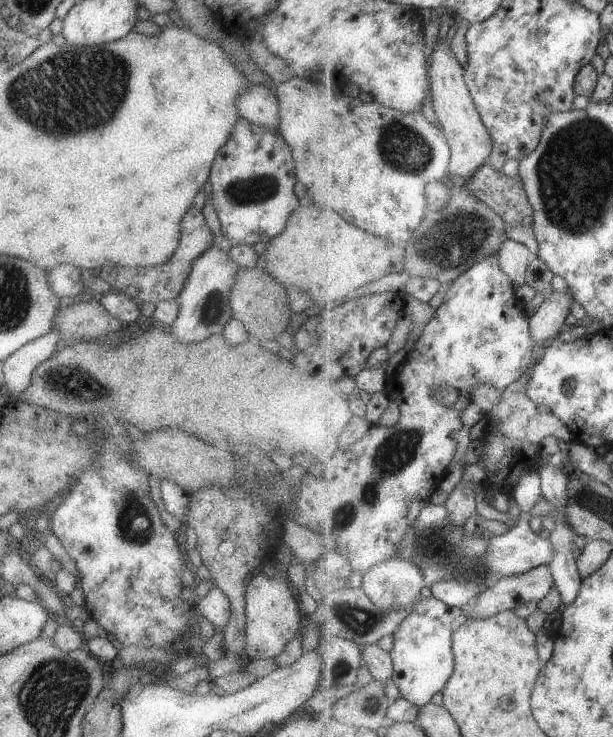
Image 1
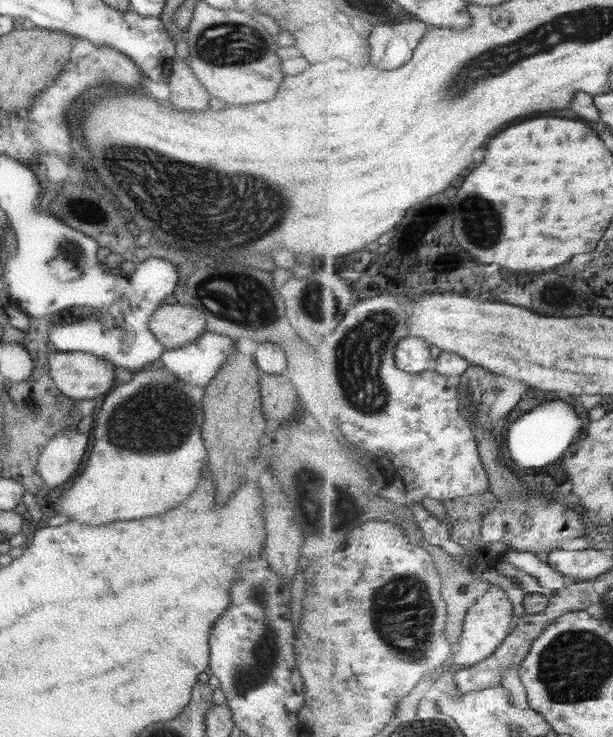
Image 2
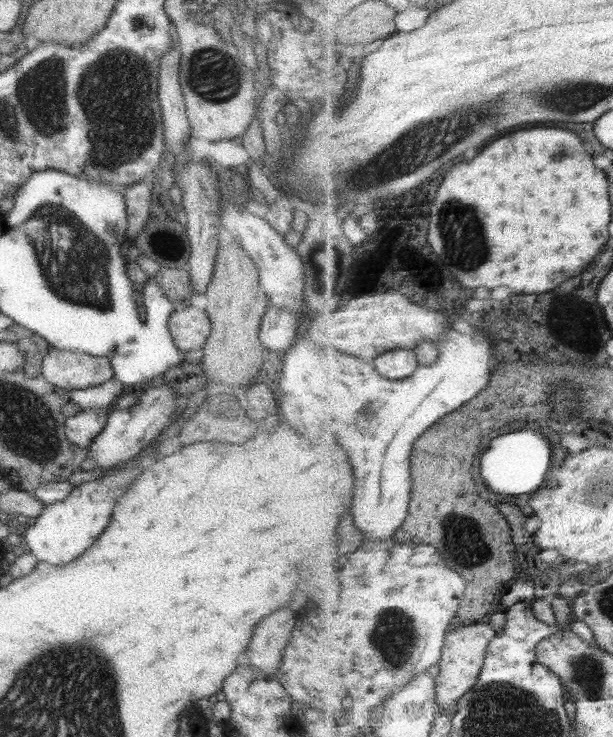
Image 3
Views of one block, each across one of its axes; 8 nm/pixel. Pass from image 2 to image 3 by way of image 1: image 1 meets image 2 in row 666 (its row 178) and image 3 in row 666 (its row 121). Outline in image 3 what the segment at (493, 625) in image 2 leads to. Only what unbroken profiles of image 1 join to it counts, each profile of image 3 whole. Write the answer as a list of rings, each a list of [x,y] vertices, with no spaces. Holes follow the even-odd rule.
[[[473,624],[465,628],[455,628],[446,634],[446,641],[440,664],[440,670],[436,676],[437,702],[441,714],[451,714],[455,716],[458,709],[459,699],[462,699],[479,681],[487,650],[491,640],[495,639],[499,633],[492,628],[491,624]]]

